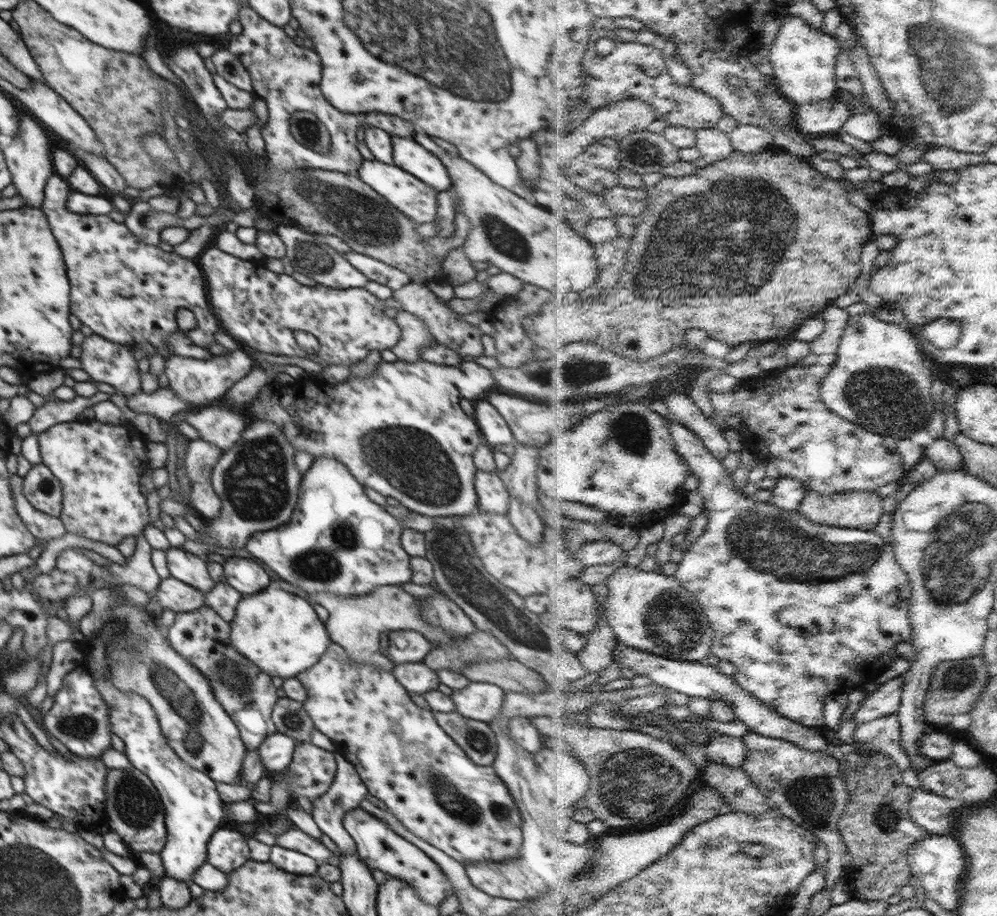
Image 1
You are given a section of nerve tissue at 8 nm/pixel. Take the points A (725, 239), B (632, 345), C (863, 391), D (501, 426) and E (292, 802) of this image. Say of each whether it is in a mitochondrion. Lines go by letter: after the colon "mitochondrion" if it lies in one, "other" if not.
A: mitochondrion
B: other
C: mitochondrion
D: other
E: other

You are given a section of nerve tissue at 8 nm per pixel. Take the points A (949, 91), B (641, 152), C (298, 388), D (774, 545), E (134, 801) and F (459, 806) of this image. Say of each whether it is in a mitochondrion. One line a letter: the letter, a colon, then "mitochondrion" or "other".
A: mitochondrion
B: mitochondrion
C: other
D: mitochondrion
E: mitochondrion
F: mitochondrion

